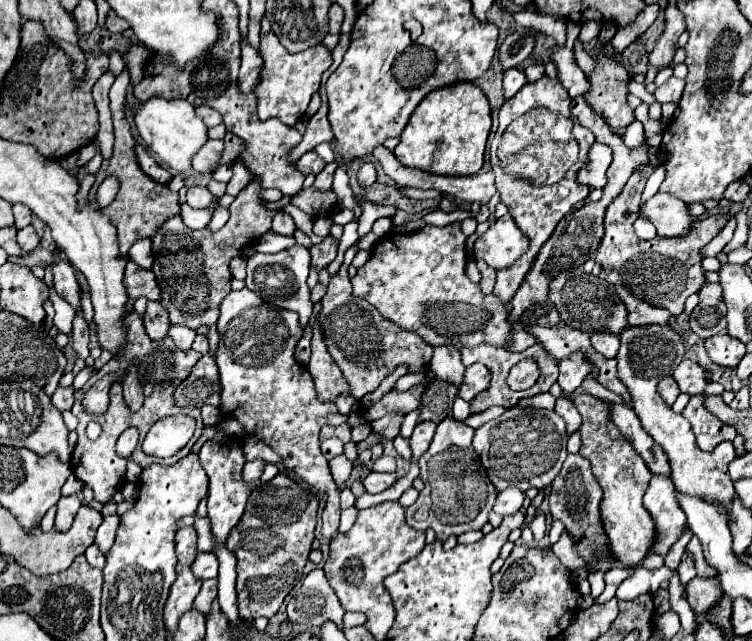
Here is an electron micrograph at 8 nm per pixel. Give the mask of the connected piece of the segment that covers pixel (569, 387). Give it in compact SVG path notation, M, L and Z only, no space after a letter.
M571 355L571 359L561 359L559 361L559 371L561 373L559 373L557 383L561 385L563 393L569 395L591 373L591 363L587 363L587 359L583 359L583 355Z

